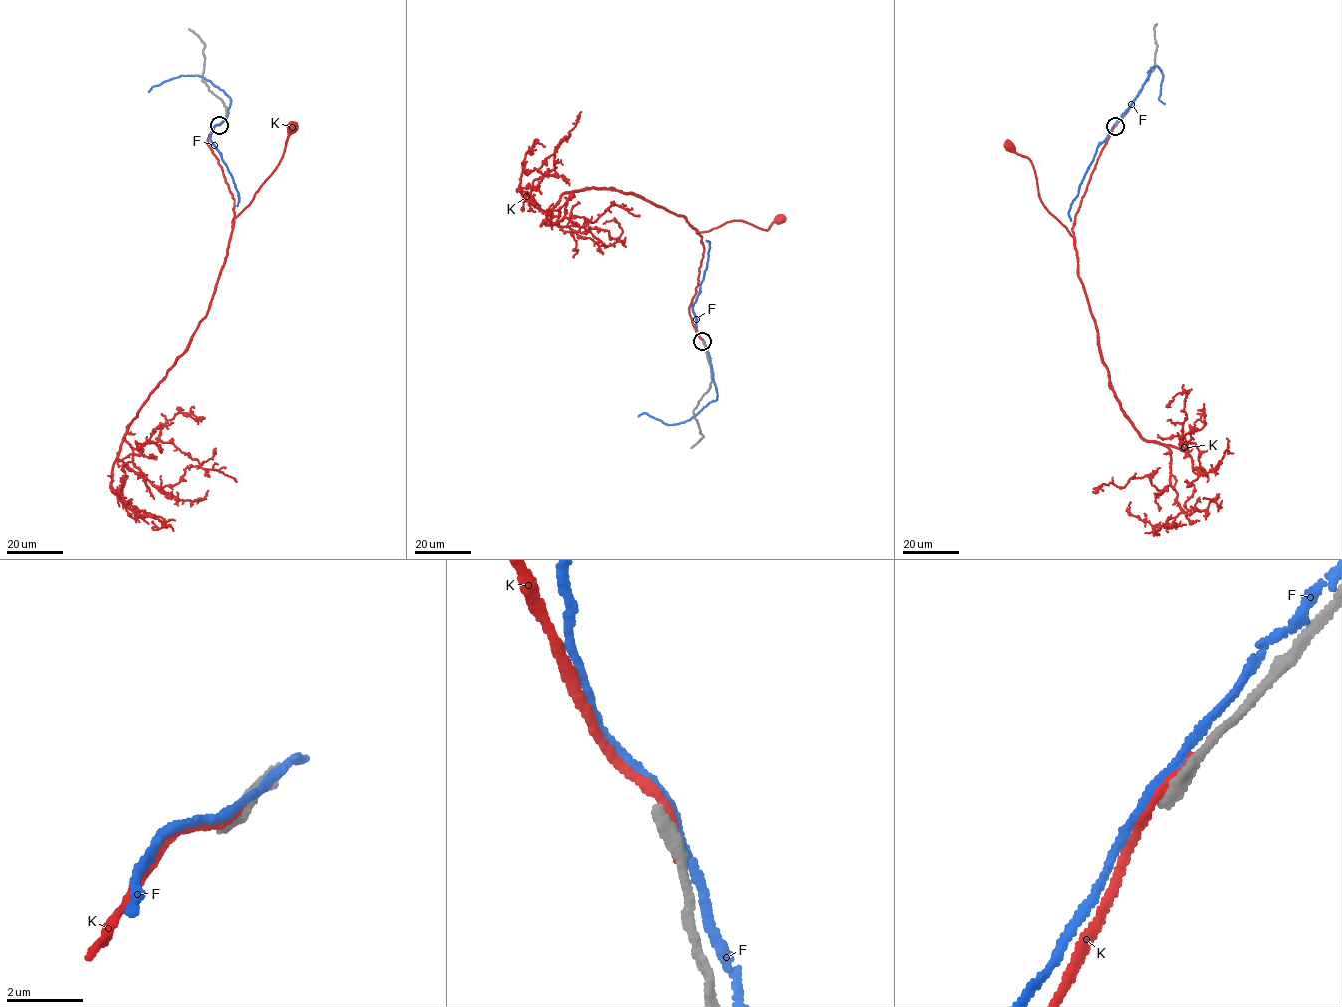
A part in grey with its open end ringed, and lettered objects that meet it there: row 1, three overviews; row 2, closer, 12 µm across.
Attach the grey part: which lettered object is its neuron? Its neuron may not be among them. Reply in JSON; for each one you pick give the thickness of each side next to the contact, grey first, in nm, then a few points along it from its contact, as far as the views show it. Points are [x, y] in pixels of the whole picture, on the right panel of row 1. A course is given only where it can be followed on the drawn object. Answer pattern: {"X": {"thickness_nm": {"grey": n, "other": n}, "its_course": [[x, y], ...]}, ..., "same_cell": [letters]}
{"same_cell": []}

